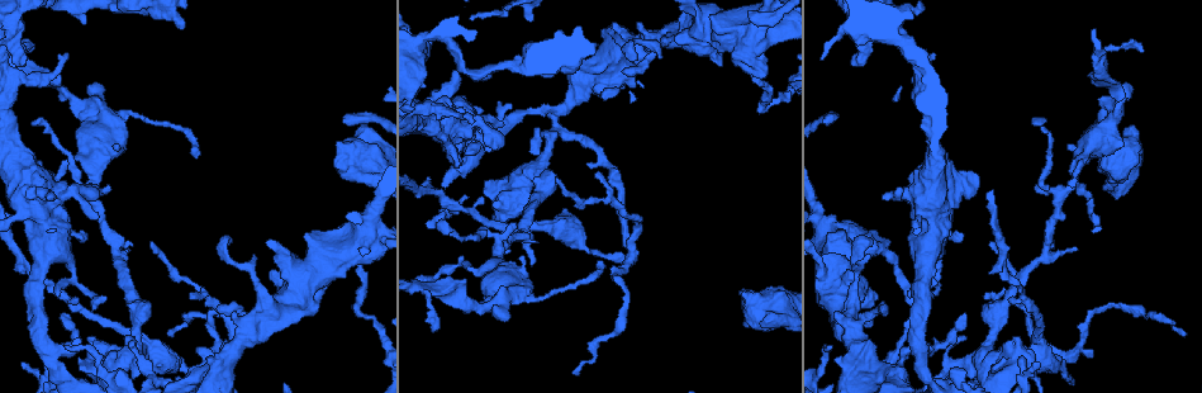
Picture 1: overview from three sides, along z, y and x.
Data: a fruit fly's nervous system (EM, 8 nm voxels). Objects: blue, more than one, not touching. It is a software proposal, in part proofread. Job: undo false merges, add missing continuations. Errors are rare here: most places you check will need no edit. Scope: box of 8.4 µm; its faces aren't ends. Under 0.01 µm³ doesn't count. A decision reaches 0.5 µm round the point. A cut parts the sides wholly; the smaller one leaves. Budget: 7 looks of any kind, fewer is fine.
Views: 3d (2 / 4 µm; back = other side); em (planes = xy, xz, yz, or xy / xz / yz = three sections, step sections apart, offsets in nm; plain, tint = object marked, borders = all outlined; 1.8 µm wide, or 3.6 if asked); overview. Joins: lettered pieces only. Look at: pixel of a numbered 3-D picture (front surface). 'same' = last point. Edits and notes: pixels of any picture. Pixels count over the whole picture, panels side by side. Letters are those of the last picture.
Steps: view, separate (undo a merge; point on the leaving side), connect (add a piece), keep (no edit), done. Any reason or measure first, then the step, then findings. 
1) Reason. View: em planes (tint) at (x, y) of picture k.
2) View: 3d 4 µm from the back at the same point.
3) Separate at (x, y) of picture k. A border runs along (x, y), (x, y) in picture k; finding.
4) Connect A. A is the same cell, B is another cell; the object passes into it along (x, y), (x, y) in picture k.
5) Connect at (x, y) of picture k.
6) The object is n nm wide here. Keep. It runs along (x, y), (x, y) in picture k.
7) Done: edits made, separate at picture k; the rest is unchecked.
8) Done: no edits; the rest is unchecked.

Stops while still wide. View: em planes (borders) at (184, 27) of picture 1.

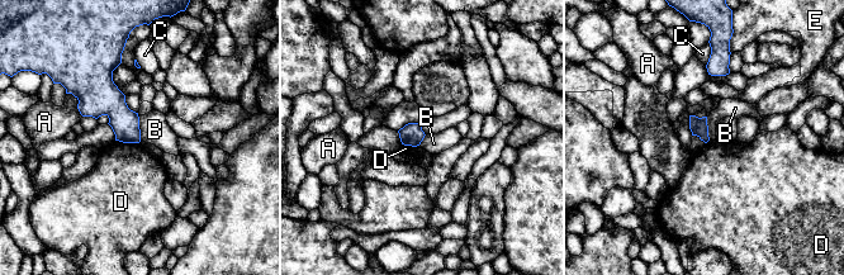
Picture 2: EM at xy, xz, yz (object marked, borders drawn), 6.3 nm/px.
Keep. A, B, C, D and E are other cells; none of them fits.

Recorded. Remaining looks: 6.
Free end. View: em planes (tint) at (470, 121) of picture 1.

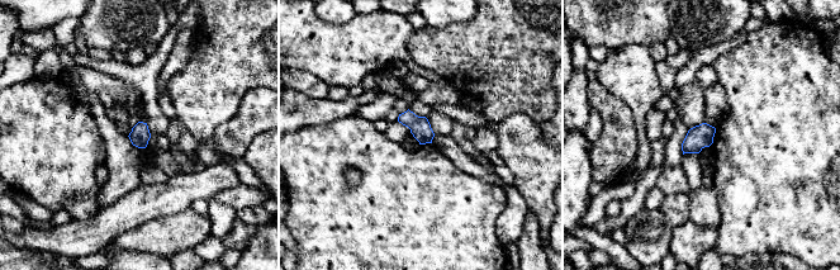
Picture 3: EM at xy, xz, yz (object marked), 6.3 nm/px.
What lies round it. View: em planes (borders) at the same point.

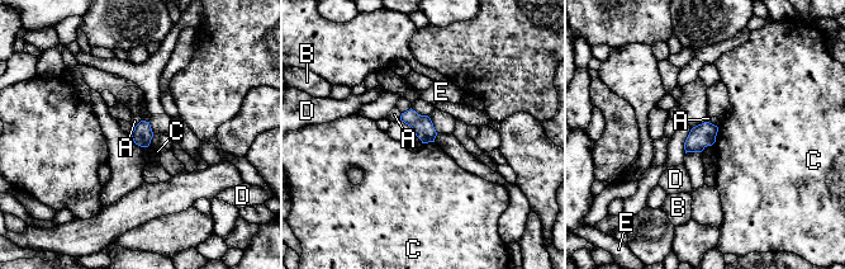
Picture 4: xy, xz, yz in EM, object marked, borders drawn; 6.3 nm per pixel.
The longest contact is with C, 100 nm. Keep. A, B, C, D and E are other cells; a border runs along (402, 113), (399, 119) in picture 4; none of them fits.

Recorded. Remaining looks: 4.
Thick turns thin. View: em planes (tint) at (480, 305) of picture 1.

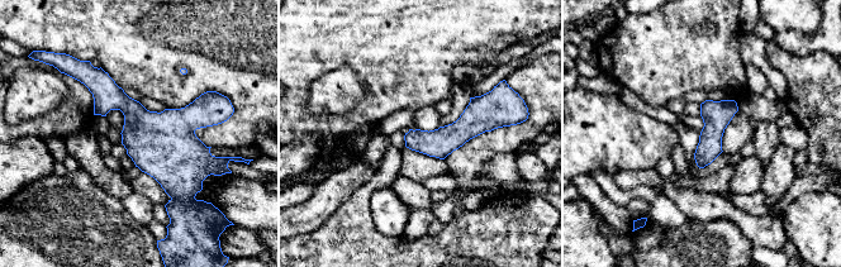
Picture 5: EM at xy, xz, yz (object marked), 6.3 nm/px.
View: em planes (borders) at the same point.

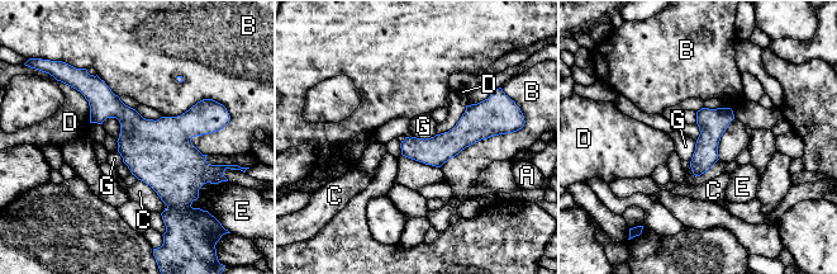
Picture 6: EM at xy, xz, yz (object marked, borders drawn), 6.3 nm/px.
Keep. A, B, C, D, E and G are other cells; a border runs along (436, 133), (424, 138), (414, 137) in picture 6; one neuron here.

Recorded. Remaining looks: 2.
Done: no edits; the rest is unchecked.

